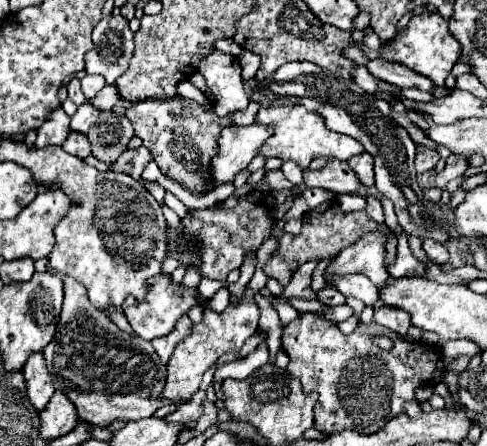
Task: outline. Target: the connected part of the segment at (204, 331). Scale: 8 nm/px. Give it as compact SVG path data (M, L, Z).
M242 298L238 306L228 306L222 314L216 314L212 310L204 310L204 318L200 324L194 324L192 328L192 334L182 340L174 354L170 356L170 362L166 364L168 368L168 378L166 378L166 386L164 386L164 392L162 396L166 400L172 400L172 402L184 402L188 400L200 386L200 380L202 380L202 374L226 352L238 352L244 342L256 334L258 330L258 306L252 298Z

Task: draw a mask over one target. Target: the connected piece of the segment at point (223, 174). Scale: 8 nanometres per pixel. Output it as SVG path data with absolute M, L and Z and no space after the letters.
M262 124L226 126L218 138L218 154L212 158L212 186L232 182L270 136L272 128Z

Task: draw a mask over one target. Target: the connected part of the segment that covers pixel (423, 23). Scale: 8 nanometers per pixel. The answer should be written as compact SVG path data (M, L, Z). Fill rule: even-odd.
M424 12L414 16L404 30L400 30L390 42L384 42L380 48L380 58L386 58L388 62L404 64L406 68L428 76L438 86L444 86L446 76L450 74L452 66L460 58L460 42L450 34L448 22L438 12Z

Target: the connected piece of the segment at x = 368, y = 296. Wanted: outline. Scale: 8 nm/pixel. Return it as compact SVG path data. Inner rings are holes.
M348 274L342 278L334 276L330 284L336 286L344 296L354 296L362 300L366 306L374 306L374 302L378 300L378 290L374 282L370 282L370 278L366 278L364 274Z

